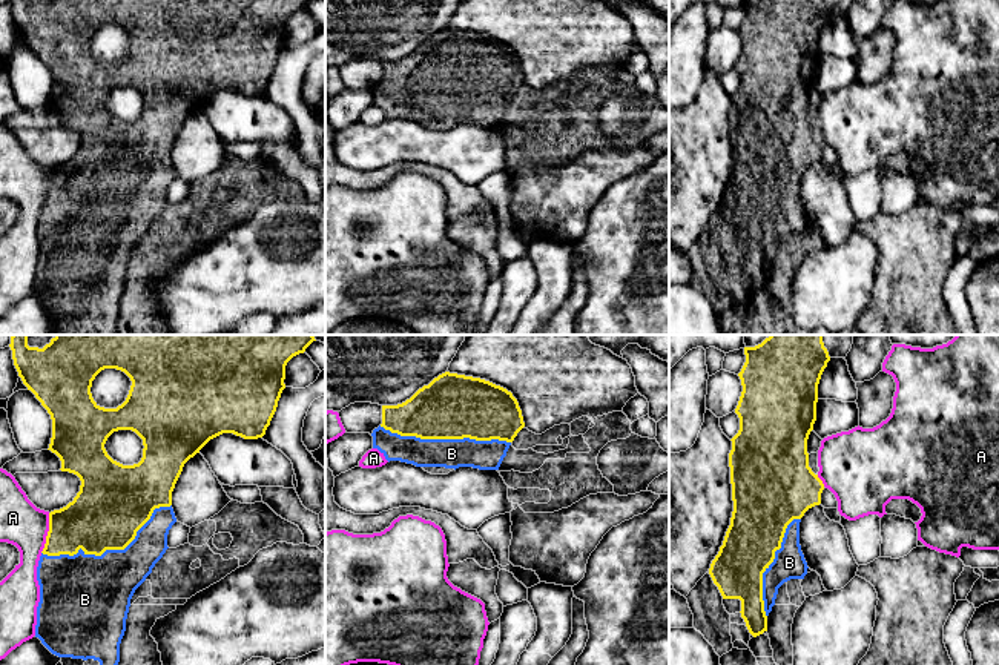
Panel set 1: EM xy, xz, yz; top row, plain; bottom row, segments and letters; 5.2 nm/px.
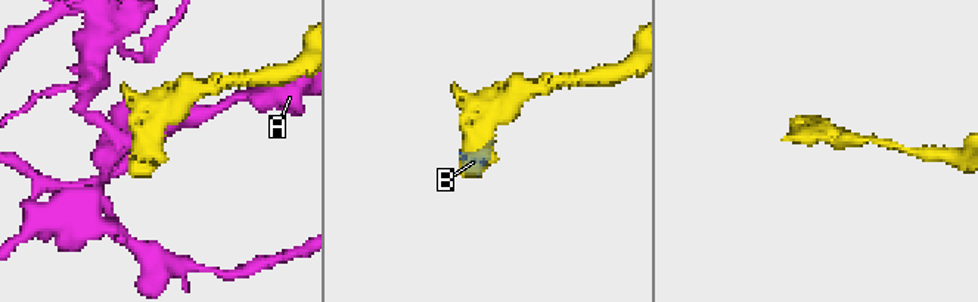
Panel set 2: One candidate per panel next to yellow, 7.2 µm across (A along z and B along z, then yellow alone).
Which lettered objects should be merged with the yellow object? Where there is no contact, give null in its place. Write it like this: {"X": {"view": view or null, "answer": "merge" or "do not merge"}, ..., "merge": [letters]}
{"A": {"view": "xy", "answer": "do not merge"}, "B": {"view": "xy", "answer": "merge"}, "merge": ["B"]}

